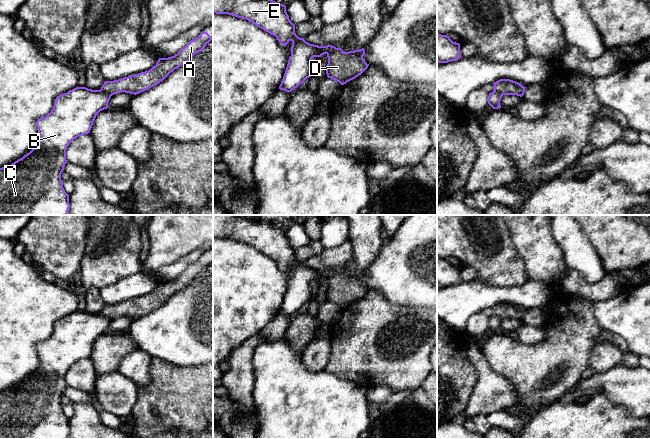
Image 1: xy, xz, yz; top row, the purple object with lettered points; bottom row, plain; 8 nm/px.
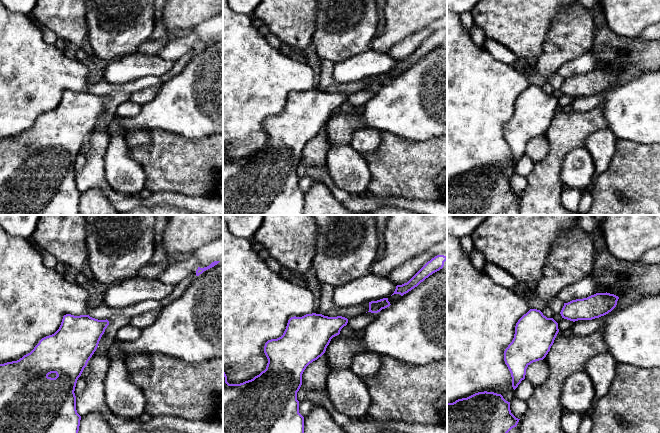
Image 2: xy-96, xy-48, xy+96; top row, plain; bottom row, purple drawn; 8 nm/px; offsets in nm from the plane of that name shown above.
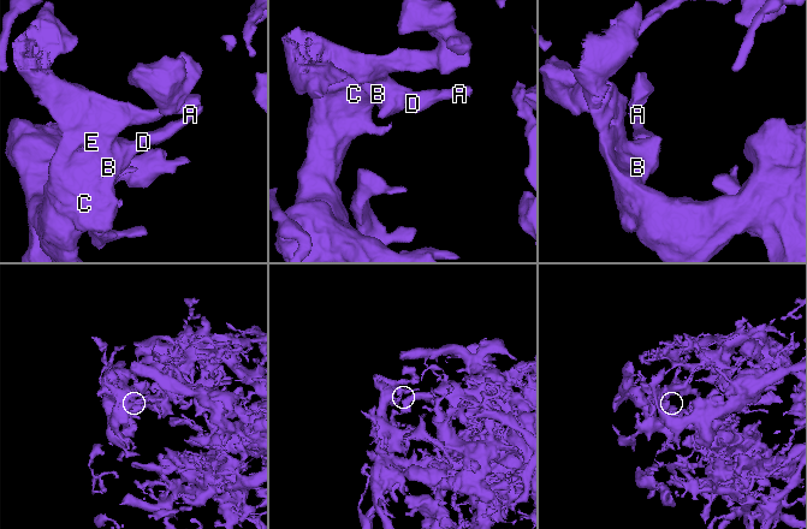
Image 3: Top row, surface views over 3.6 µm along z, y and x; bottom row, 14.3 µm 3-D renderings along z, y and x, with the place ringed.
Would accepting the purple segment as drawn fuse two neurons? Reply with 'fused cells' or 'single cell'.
fused cells

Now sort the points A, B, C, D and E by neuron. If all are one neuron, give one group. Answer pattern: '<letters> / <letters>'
A D / B C E

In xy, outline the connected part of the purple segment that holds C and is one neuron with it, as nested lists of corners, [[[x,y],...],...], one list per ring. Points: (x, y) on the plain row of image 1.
[[[76,311],[60,318],[54,325],[51,336],[37,344],[36,350],[40,365],[29,377],[9,390],[0,392],[0,439],[67,439],[69,436],[69,419],[63,412],[61,398],[67,387],[66,374],[69,368],[79,360],[90,357],[96,339],[109,332],[111,318],[103,314]]]

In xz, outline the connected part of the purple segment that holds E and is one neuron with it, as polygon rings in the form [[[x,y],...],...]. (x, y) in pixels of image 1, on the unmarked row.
[[[213,215],[213,237],[246,243],[275,260],[284,270],[292,266],[291,280],[279,310],[286,316],[291,316],[315,298],[311,287],[313,281],[321,281],[336,272],[310,268],[298,261],[286,230],[269,222],[250,220],[241,215]]]

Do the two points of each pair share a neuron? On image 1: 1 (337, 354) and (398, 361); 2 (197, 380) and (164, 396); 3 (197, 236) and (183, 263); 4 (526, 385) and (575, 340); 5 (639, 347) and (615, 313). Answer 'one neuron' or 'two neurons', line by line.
1: one neuron
2: one neuron
3: two neurons
4: one neuron
5: one neuron

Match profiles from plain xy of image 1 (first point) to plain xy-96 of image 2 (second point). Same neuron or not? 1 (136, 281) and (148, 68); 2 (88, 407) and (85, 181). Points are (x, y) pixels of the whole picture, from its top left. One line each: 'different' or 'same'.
1: same
2: different

